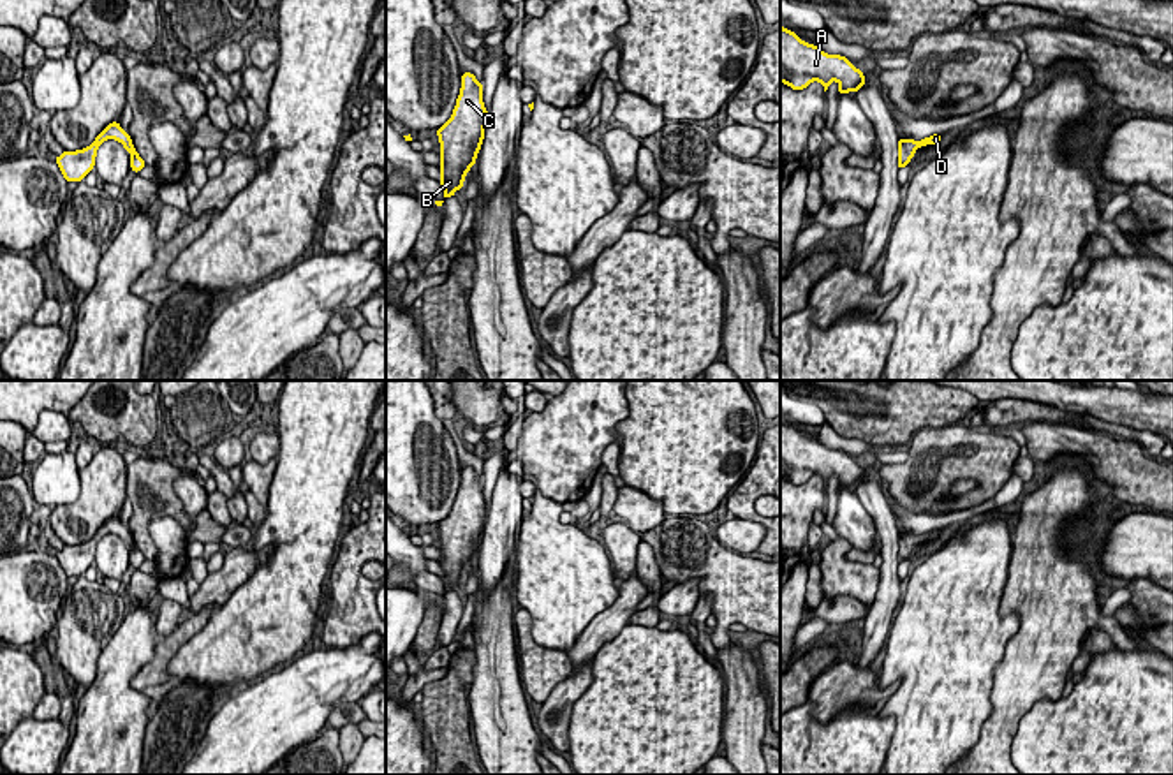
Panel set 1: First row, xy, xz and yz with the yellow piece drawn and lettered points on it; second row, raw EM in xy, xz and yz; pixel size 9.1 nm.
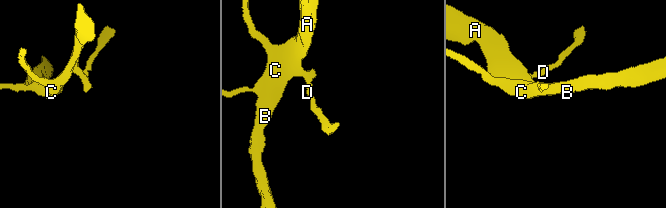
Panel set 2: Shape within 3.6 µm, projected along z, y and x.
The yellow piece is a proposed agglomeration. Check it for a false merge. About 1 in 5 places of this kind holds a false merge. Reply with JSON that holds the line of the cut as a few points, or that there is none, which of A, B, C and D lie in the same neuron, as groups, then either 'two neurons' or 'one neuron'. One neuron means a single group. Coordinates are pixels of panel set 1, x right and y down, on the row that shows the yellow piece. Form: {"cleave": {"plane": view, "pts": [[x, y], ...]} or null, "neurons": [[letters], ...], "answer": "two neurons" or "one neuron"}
{"cleave": null, "neurons": [["A", "B", "C", "D"]], "answer": "one neuron"}

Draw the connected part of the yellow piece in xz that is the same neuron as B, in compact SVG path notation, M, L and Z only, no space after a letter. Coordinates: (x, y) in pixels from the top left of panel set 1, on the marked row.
M472 72L461 74L461 88L453 114L435 132L442 160L439 183L444 190L444 199L435 201L437 206L442 206L447 197L453 197L463 187L467 173L476 164L488 118L483 93L483 83Z

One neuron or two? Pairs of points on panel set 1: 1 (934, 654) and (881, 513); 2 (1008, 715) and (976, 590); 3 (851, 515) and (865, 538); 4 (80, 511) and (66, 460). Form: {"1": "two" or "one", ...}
{"1": "two", "2": "two", "3": "one", "4": "two"}

